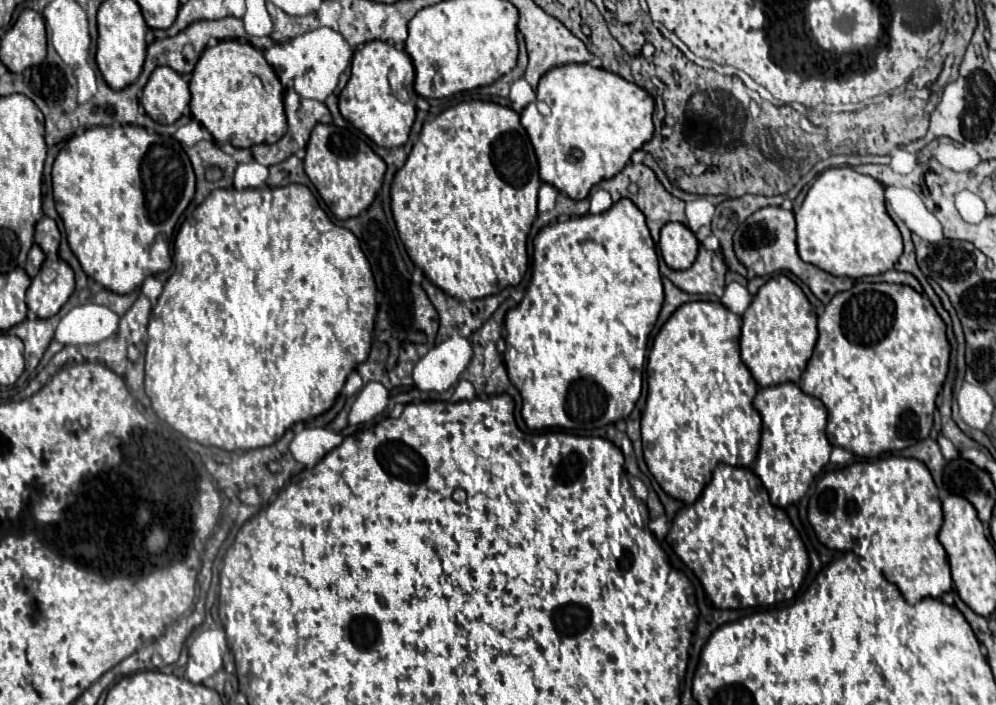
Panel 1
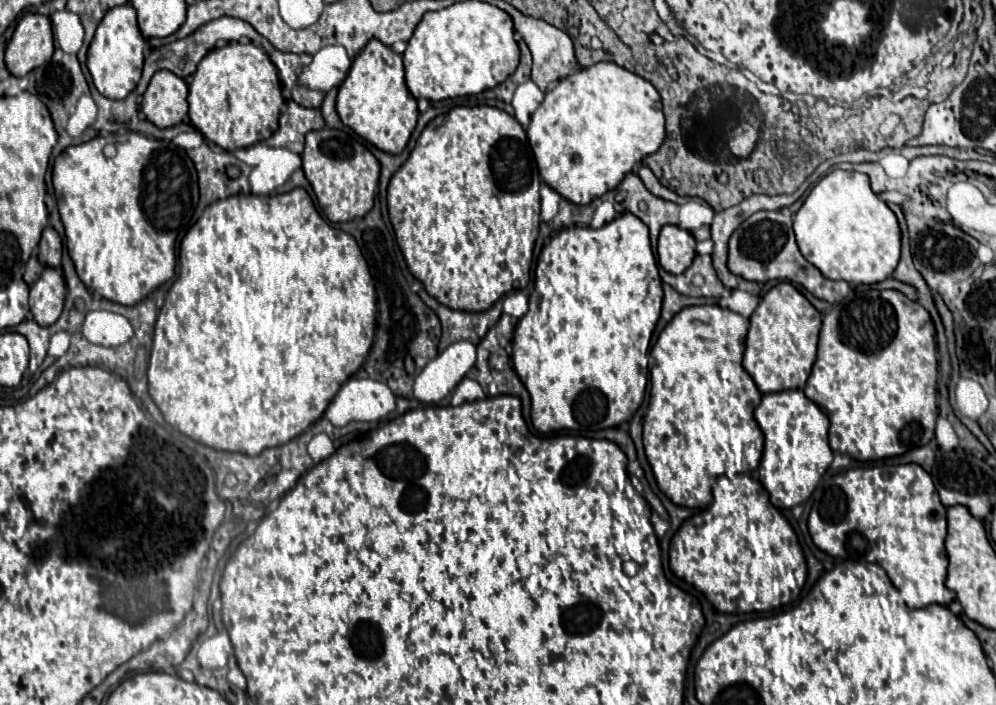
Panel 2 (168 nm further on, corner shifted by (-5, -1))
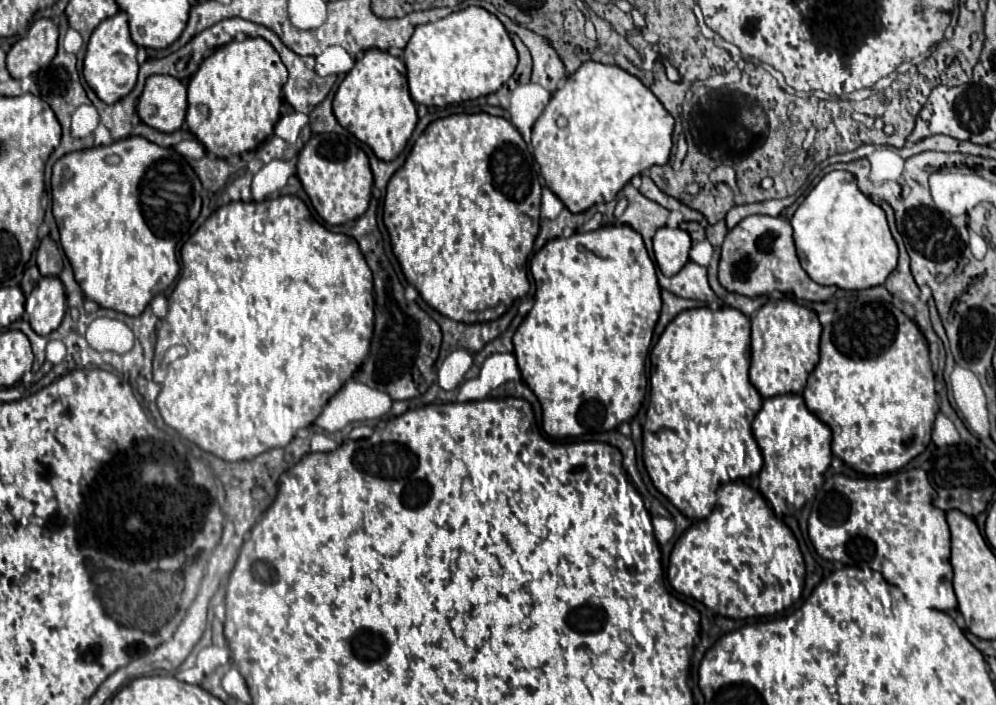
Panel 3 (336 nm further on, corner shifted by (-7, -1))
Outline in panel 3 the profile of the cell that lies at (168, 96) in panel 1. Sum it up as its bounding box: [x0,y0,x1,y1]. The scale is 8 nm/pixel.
[136,76,186,134]

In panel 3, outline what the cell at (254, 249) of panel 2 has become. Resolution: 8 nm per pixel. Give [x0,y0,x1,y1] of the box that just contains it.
[154,196,374,462]

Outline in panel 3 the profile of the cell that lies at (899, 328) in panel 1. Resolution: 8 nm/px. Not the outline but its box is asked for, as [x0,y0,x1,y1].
[804,302,938,476]

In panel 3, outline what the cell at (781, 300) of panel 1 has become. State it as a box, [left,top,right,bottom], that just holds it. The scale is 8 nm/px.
[750,300,822,398]

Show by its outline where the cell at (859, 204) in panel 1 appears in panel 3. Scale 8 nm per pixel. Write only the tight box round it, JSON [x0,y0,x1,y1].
[790,170,898,290]

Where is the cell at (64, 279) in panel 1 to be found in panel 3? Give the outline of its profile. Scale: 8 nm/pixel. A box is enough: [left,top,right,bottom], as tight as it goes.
[26,278,66,336]

